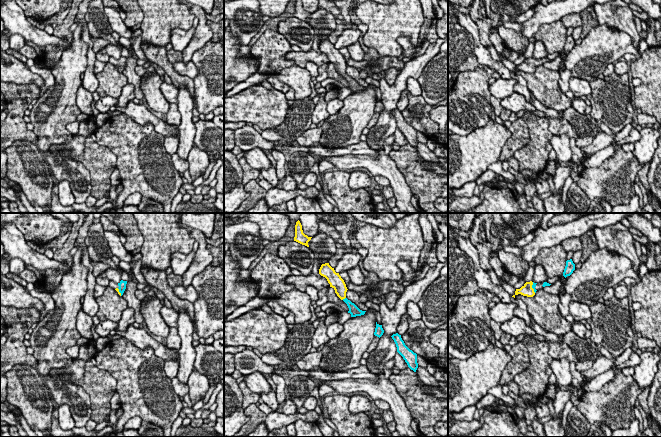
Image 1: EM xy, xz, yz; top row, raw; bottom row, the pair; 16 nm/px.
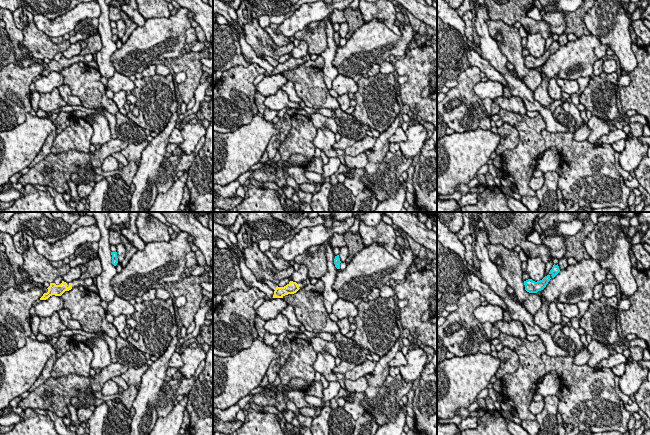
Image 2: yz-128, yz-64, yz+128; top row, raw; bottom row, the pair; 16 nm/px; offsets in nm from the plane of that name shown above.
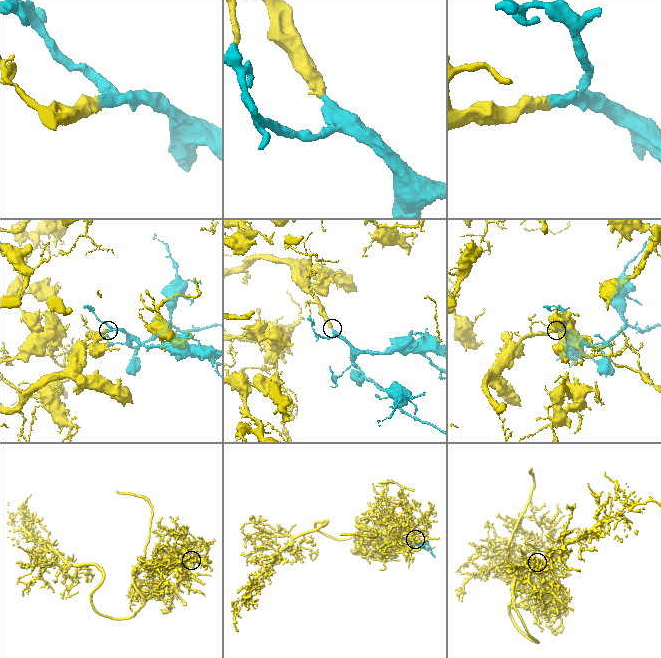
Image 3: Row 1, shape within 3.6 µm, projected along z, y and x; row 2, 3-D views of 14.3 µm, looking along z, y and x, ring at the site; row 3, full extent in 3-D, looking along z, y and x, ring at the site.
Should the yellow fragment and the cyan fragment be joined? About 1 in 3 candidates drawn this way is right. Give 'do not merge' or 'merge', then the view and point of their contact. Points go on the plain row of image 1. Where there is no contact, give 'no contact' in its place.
merge; meets yellow in xz at (343, 74)

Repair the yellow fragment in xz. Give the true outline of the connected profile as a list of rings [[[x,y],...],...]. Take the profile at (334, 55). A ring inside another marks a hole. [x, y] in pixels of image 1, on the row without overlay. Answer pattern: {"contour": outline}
{"contour": [[[329,39],[321,41],[319,50],[327,55],[330,63],[335,66],[337,72],[347,80],[349,84],[348,89],[351,90],[351,93],[361,92],[365,90],[366,87],[360,86],[354,79],[346,74],[346,68],[348,66],[346,60],[339,49],[336,49],[334,44],[332,44]]]}

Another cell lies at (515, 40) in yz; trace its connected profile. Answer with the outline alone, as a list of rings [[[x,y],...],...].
[[[503,25],[498,27],[498,34],[508,47],[513,51],[519,52],[520,56],[524,55],[521,51],[529,45],[529,40],[526,36],[521,32],[505,28]]]

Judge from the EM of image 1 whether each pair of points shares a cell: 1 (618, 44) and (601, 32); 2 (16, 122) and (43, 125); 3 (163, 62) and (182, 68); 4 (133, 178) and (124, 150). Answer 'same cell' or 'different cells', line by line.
1: same cell
2: different cells
3: different cells
4: same cell

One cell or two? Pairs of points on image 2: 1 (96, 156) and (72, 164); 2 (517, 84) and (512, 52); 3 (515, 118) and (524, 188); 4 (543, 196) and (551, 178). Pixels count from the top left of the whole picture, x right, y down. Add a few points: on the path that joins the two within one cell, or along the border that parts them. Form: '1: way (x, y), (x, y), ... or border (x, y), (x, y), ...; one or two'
1: way (90, 159), (78, 162); one
2: border (524, 82), (532, 92); two
3: way (525, 135), (524, 171); one
4: way (547, 192), (550, 188), (550, 182); one

